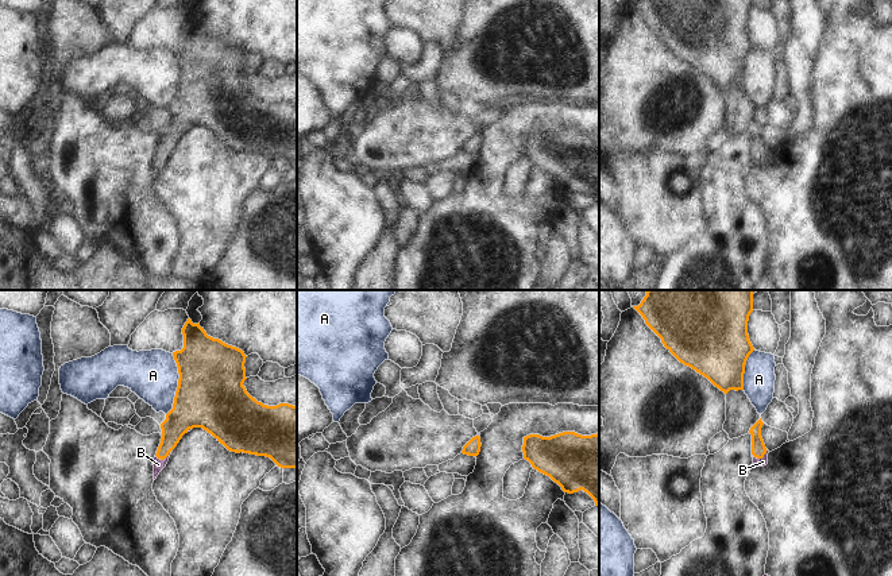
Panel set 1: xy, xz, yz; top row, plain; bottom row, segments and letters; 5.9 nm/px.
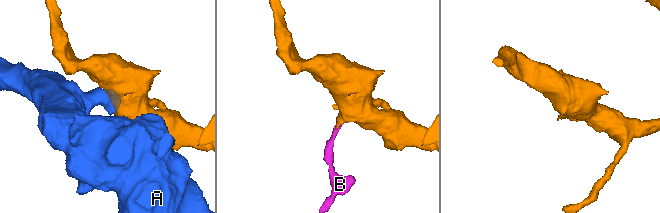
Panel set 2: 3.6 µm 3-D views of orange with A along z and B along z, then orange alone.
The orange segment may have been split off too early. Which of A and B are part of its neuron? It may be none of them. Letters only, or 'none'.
B

